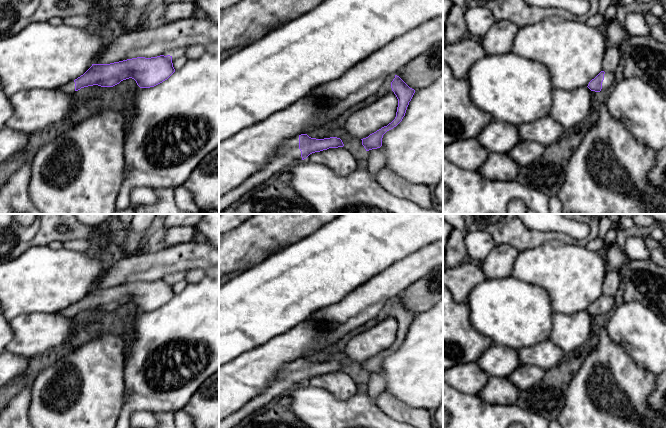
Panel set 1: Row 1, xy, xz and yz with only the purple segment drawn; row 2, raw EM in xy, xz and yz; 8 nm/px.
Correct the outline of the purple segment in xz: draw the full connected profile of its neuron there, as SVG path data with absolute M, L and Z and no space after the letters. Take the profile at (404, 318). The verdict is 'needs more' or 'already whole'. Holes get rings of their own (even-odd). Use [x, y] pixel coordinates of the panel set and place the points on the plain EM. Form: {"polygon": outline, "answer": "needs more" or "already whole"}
{"polygon": "M395 299L395 302L391 306L391 312L398 323L398 331L395 343L387 350L382 351L376 356L370 358L368 361L361 363L362 369L366 375L377 373L382 370L383 359L396 351L405 340L409 326L411 325L415 314L410 312L399 300Z", "answer": "already whole"}

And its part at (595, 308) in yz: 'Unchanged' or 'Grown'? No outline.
Grown

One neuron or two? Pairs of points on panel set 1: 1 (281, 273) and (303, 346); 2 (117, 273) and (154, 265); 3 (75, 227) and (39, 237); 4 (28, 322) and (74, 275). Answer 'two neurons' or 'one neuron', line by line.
1: two neurons
2: one neuron
3: one neuron
4: two neurons

